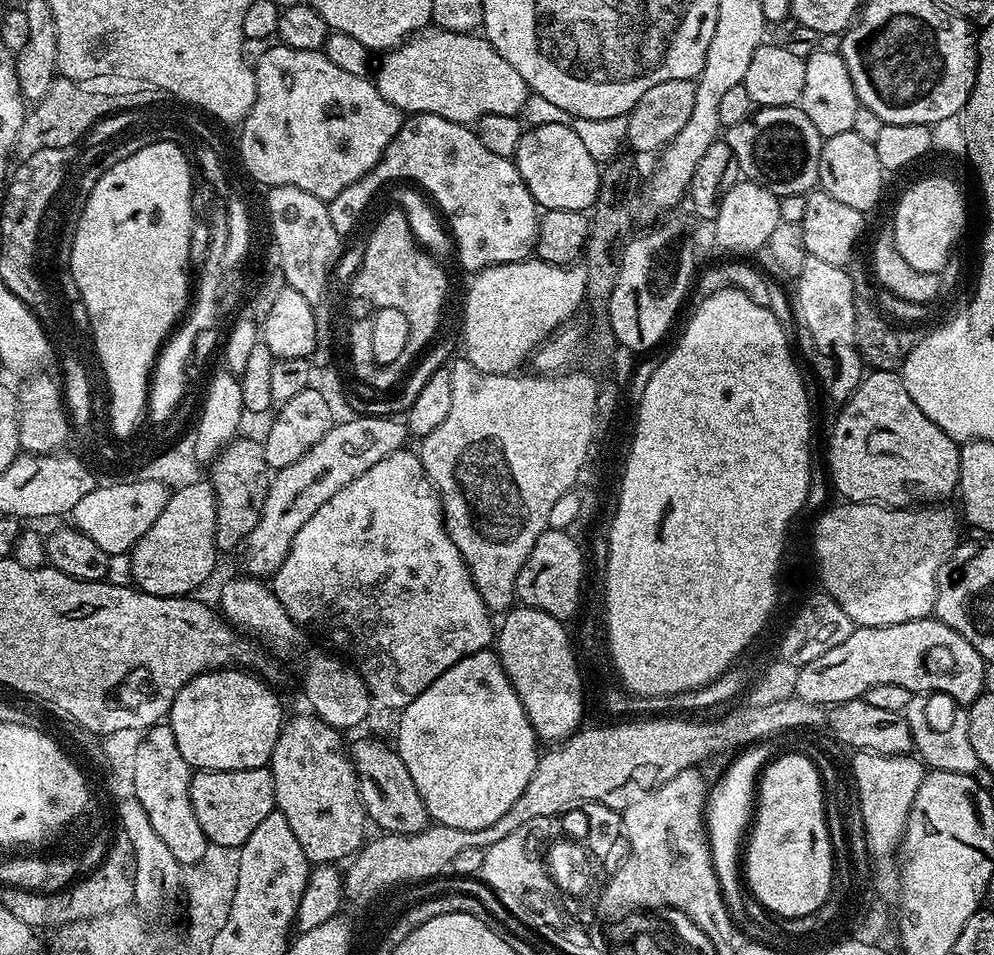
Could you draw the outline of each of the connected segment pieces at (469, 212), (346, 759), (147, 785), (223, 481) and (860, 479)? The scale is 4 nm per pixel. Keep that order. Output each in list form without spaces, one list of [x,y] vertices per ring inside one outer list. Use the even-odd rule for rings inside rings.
[[[417,112],[409,115],[394,134],[384,156],[358,182],[327,201],[330,222],[341,234],[356,224],[364,207],[379,188],[391,180],[413,180],[436,199],[435,207],[446,217],[455,240],[455,259],[468,274],[499,264],[527,260],[533,255],[538,227],[538,205],[507,156],[494,154],[469,125],[452,122],[438,114]]]
[[[307,714],[308,716],[296,716],[287,721],[284,727],[280,730],[280,737],[278,738],[278,742],[274,746],[274,750],[272,751],[272,759],[270,761],[270,767],[272,769],[272,777],[274,778],[274,794],[276,795],[276,807],[282,814],[286,814],[286,822],[290,822],[290,830],[294,830],[294,838],[298,838],[298,842],[302,846],[302,854],[306,854],[306,858],[308,859],[309,865],[315,866],[318,864],[336,864],[337,862],[341,862],[340,860],[347,861],[349,858],[356,855],[357,852],[360,851],[362,845],[365,843],[366,835],[364,836],[364,824],[366,825],[366,817],[364,814],[364,803],[360,800],[360,791],[358,790],[358,782],[356,781],[356,766],[352,763],[351,755],[346,751],[346,744],[344,748],[344,740],[339,731],[335,728],[331,728],[330,725],[327,724],[324,720],[320,719],[319,716],[315,714]]]
[[[166,722],[152,725],[143,733],[138,745],[135,761],[135,800],[142,804],[155,833],[174,854],[180,864],[199,863],[209,846],[198,818],[194,818],[194,806],[190,806],[190,782],[193,769],[188,767],[186,758],[178,751],[174,730]]]
[[[237,438],[211,461],[210,468],[210,483],[216,492],[216,547],[221,553],[232,552],[235,548],[237,551],[264,515],[270,469],[264,457],[263,443],[259,439]]]
[[[872,370],[861,380],[856,391],[848,397],[844,408],[836,416],[836,425],[832,428],[832,437],[828,440],[828,472],[832,475],[832,484],[841,492],[845,501],[854,504],[883,504],[890,508],[906,508],[915,505],[917,502],[940,502],[943,496],[948,496],[957,491],[960,482],[960,444],[951,438],[938,427],[934,422],[930,422],[930,418],[926,418],[926,414],[922,414],[922,410],[918,410],[918,406],[914,402],[914,398],[910,398],[910,394],[904,385],[903,375],[899,371],[882,372]]]

